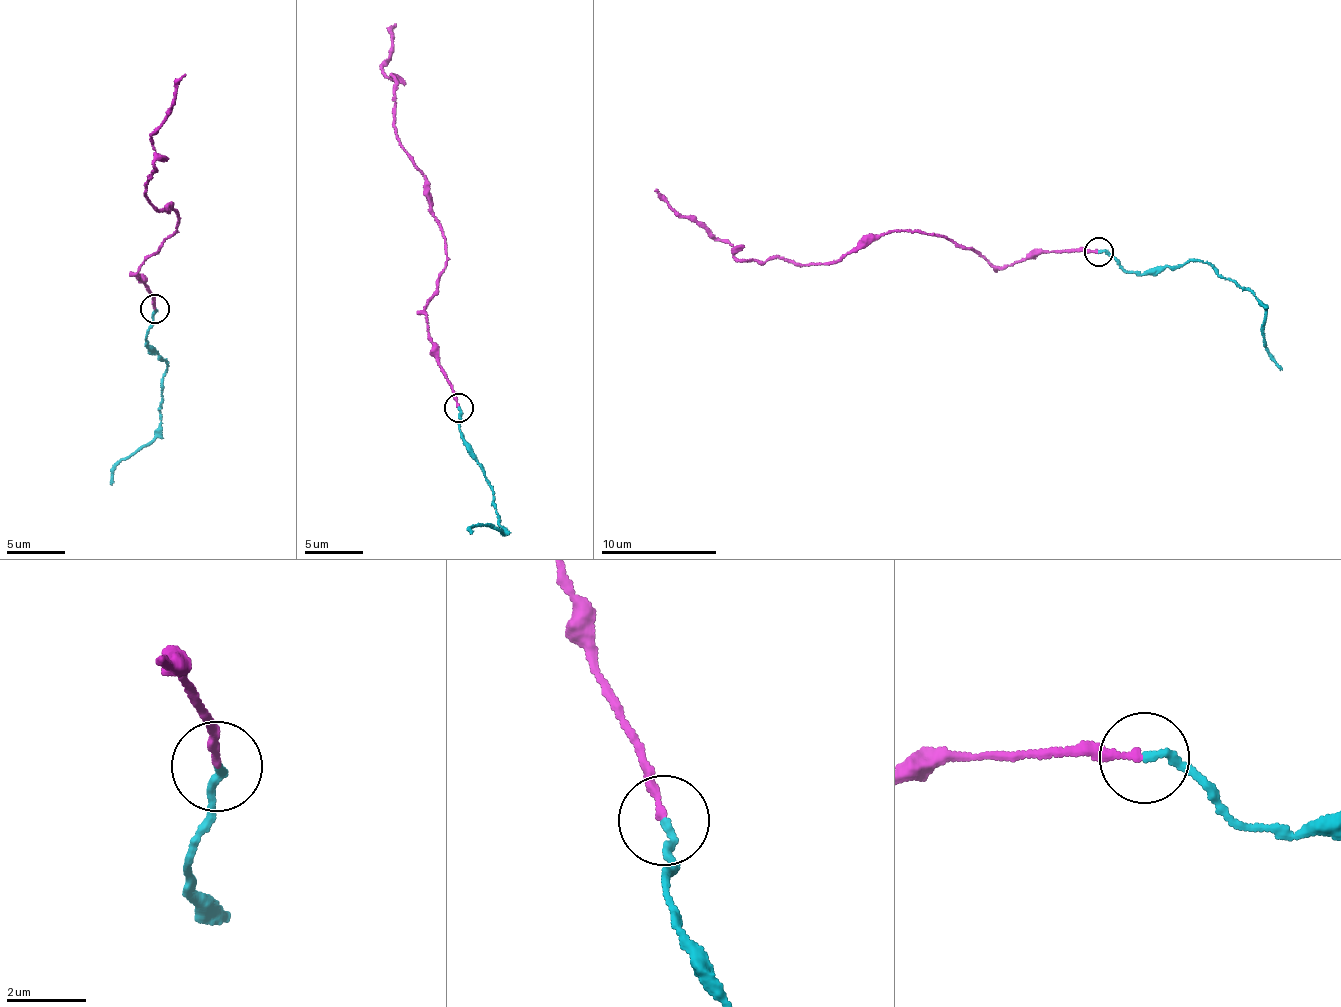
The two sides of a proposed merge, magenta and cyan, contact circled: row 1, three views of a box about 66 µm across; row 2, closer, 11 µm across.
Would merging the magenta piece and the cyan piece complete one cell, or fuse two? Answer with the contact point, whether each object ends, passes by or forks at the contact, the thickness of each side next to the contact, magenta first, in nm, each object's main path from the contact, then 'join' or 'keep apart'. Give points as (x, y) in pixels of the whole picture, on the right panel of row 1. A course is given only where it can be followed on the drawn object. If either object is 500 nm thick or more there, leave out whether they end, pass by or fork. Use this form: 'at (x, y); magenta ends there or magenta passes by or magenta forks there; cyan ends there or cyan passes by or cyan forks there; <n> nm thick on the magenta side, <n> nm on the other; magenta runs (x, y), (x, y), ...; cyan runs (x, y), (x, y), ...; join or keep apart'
at (1098, 252); magenta ends there; cyan ends there; 160 nm thick on the magenta side, 200 nm on the other; magenta runs (1099, 252), (1038, 251), (990, 267), (941, 234), (906, 231), (867, 237), (837, 261), (740, 260), (654, 190); cyan runs (1099, 252), (1110, 253), (1127, 271), (1147, 274), (1202, 260), (1251, 292), (1262, 306), (1262, 339), (1282, 370); join

